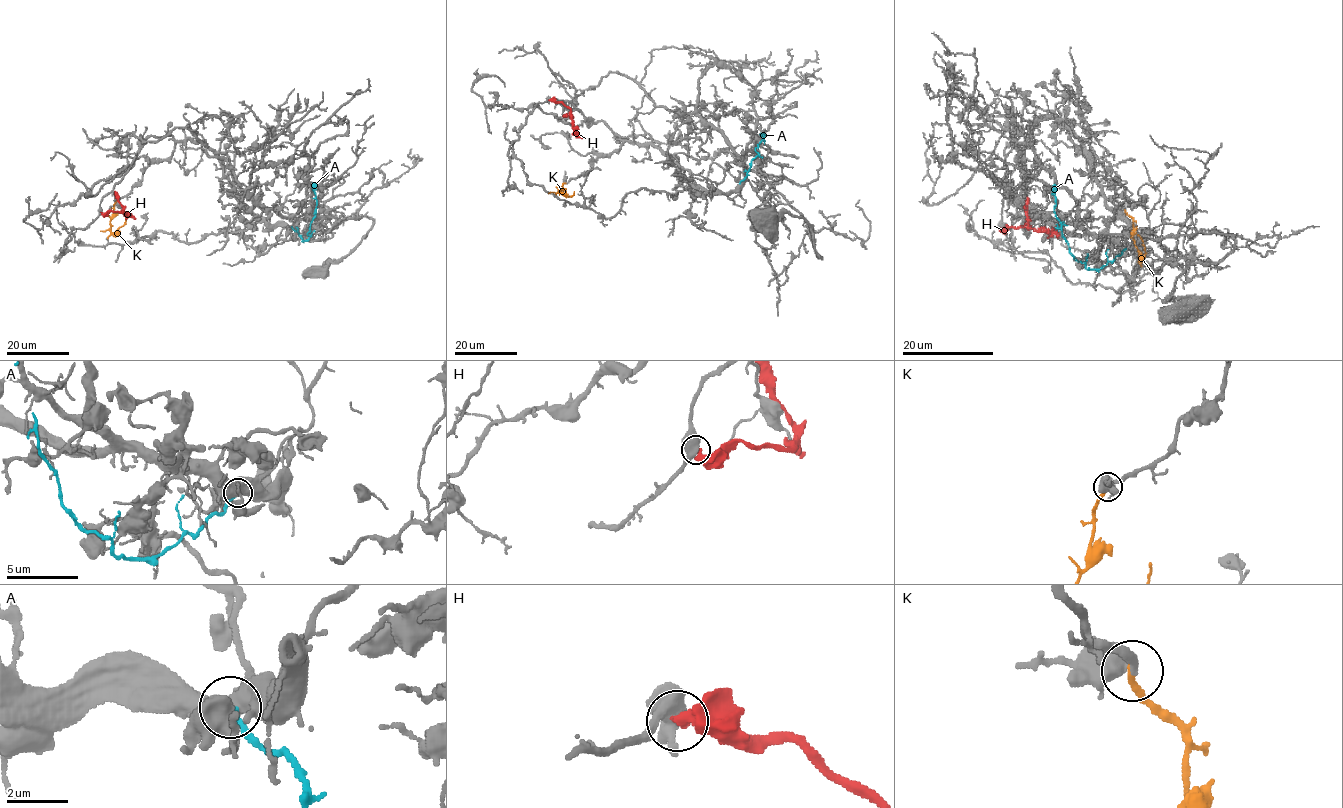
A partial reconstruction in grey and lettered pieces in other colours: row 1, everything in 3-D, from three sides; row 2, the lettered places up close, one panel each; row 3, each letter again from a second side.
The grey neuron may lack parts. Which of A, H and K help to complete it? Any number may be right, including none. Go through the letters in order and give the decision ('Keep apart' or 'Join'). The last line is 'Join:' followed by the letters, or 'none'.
A: Keep apart
H: Keep apart
K: Join
Join: K

